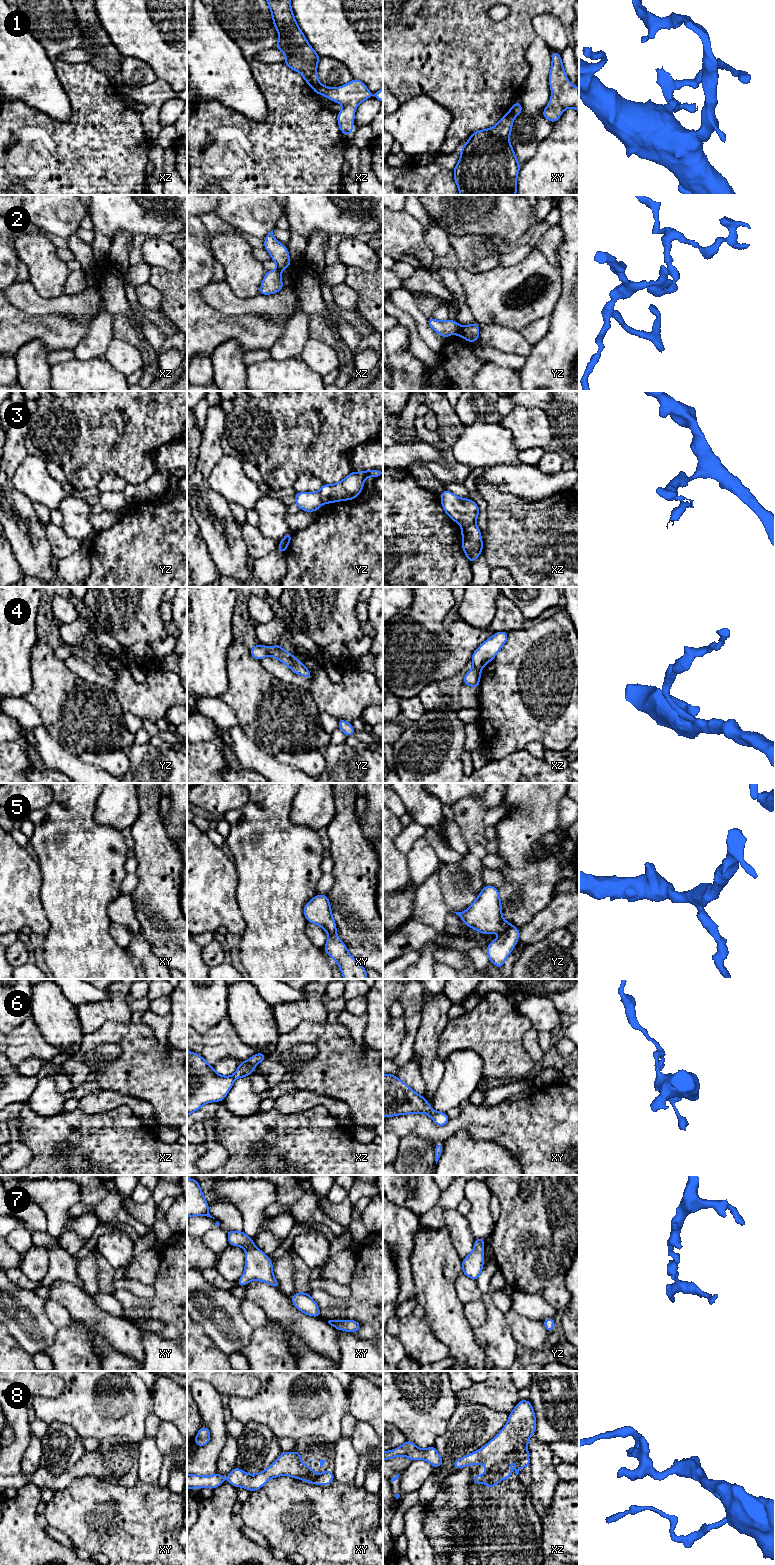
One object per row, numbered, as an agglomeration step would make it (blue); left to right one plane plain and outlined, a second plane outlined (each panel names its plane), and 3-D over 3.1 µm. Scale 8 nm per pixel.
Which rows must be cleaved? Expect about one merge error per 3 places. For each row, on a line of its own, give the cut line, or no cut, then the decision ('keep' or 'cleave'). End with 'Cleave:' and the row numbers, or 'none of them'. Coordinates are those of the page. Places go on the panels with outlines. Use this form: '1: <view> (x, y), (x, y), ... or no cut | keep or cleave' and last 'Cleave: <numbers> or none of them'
1: xz (318, 81), (312, 87) | cleave
2: yz (459, 325), (455, 333) | cleave
3: xz (474, 523), (461, 525) | cleave
4: xz (474, 667), (480, 671) | cleave
5: no cut | keep
6: no cut | keep
7: no cut | keep
8: no cut | keep
Cleave: 1, 2, 3, 4

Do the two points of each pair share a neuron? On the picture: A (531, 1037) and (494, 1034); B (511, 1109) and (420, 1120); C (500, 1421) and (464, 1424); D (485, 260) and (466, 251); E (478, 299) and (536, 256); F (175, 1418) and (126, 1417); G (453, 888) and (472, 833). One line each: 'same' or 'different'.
A: different
B: same
C: same
D: same
E: same
F: different
G: same

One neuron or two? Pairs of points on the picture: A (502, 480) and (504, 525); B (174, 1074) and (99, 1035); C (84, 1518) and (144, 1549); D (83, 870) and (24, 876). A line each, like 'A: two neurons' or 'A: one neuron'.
A: two neurons
B: one neuron
C: one neuron
D: two neurons

